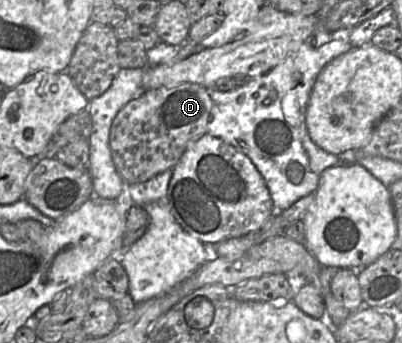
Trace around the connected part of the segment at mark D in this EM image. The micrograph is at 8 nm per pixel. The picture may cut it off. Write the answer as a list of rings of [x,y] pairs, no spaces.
[[[195,83],[149,89],[127,103],[116,115],[110,131],[115,167],[127,184],[145,182],[172,169],[188,147],[207,133],[213,102],[210,90]]]

